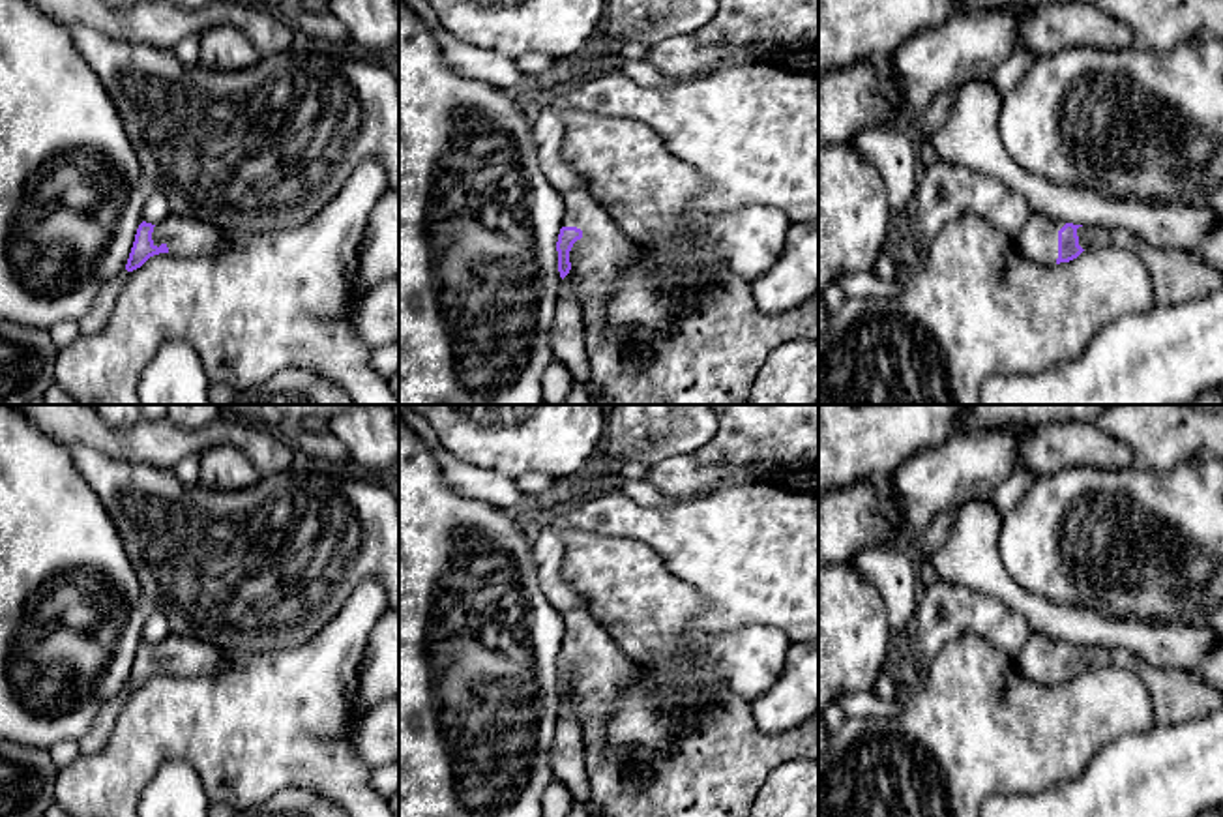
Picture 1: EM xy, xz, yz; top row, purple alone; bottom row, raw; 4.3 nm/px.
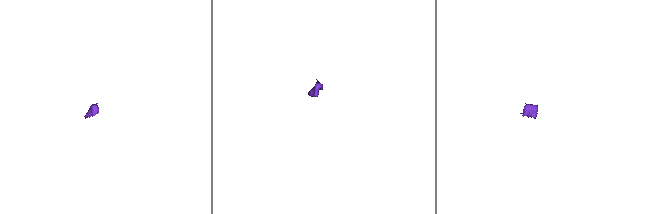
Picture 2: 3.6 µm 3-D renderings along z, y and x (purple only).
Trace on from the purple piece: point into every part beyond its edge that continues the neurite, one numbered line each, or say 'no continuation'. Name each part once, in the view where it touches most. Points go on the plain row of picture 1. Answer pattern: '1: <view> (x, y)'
1: xz (716, 765)

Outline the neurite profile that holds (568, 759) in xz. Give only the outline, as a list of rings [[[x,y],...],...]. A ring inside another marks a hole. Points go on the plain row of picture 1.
[[[562,712],[556,720],[551,768],[553,780],[564,783],[571,798],[579,802],[590,817],[596,817],[596,808],[590,800],[582,729],[573,712]]]

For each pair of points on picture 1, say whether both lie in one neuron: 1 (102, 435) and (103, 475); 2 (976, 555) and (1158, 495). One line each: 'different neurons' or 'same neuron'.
1: different neurons
2: different neurons

